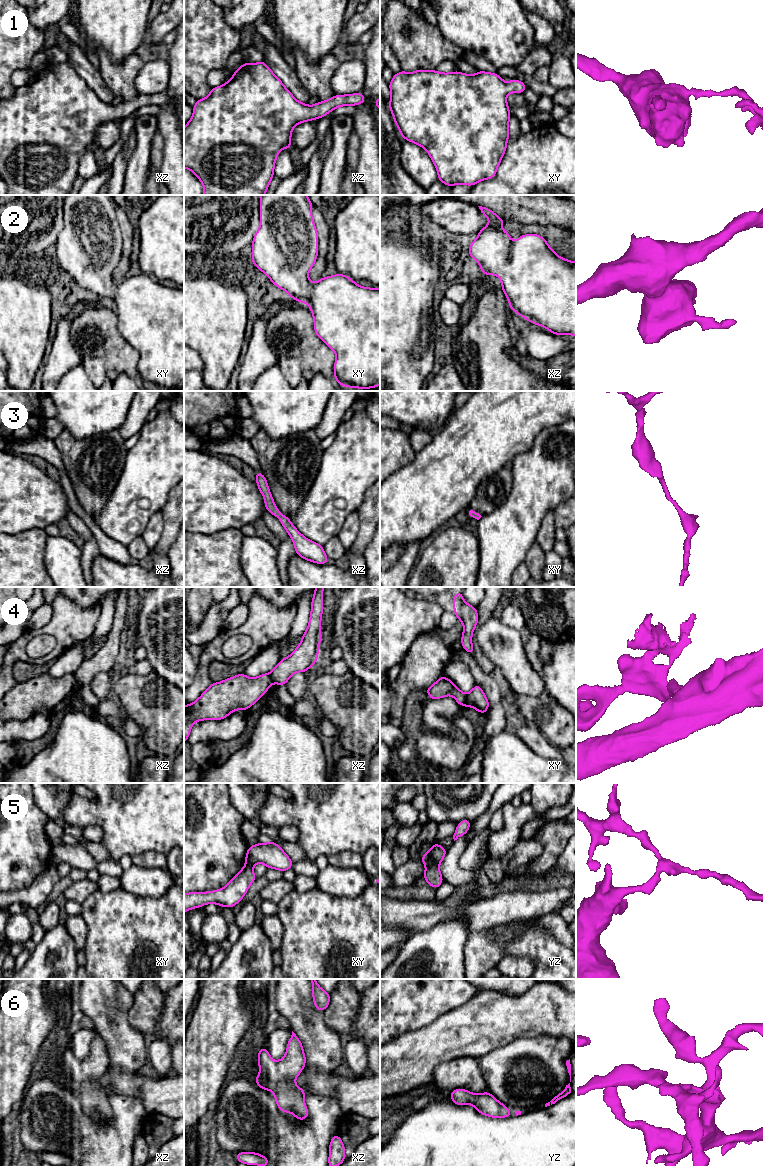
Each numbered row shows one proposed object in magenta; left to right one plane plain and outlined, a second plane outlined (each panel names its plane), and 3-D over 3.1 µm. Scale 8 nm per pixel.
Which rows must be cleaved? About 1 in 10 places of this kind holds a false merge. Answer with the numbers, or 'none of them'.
4, 5

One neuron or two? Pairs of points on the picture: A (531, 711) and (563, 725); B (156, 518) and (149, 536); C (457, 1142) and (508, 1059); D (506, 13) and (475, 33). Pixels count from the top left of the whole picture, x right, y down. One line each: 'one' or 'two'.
A: one
B: one
C: two
D: one

